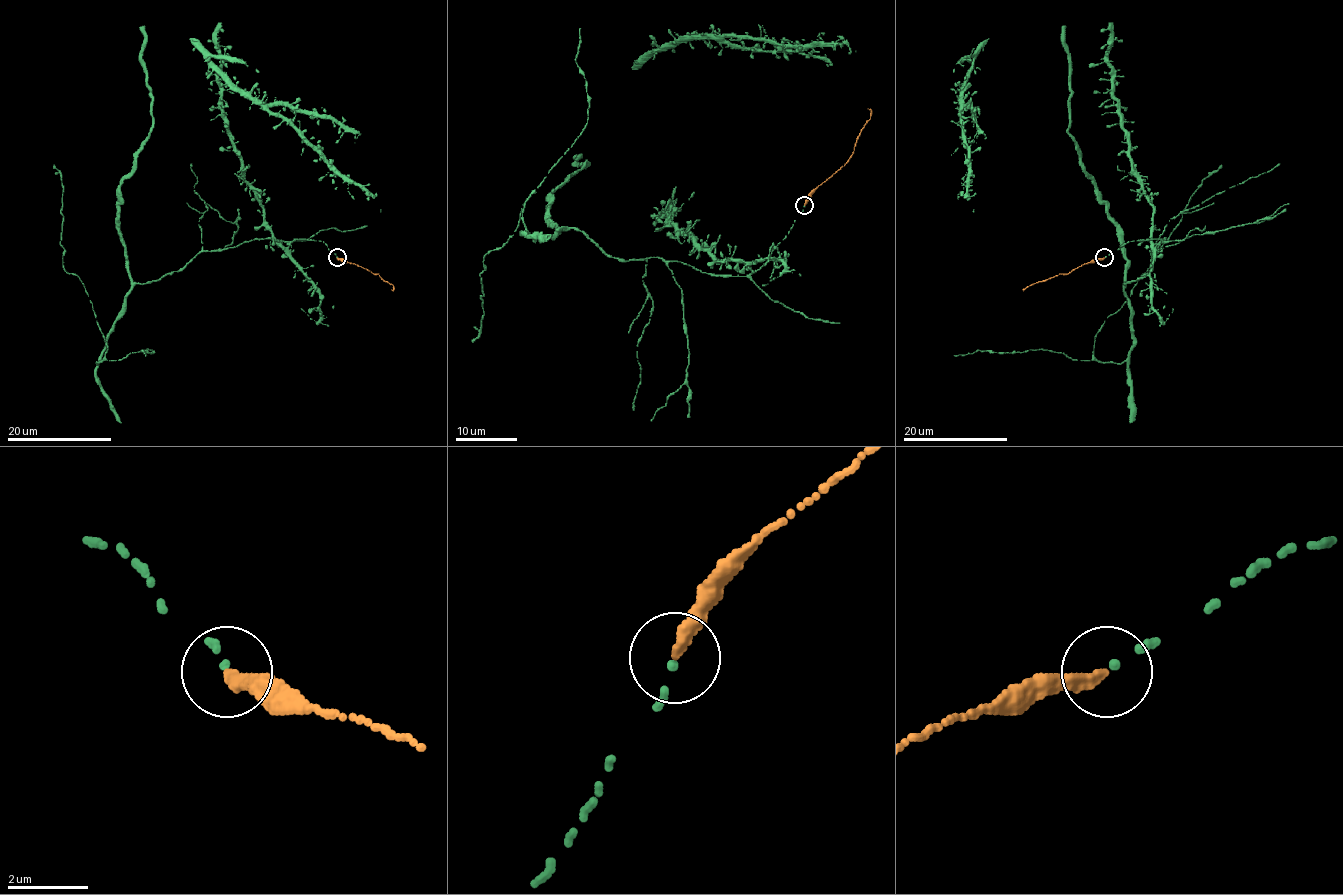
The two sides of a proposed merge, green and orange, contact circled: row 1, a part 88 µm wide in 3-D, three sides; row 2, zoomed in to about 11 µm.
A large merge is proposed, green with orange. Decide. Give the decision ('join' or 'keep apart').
join

